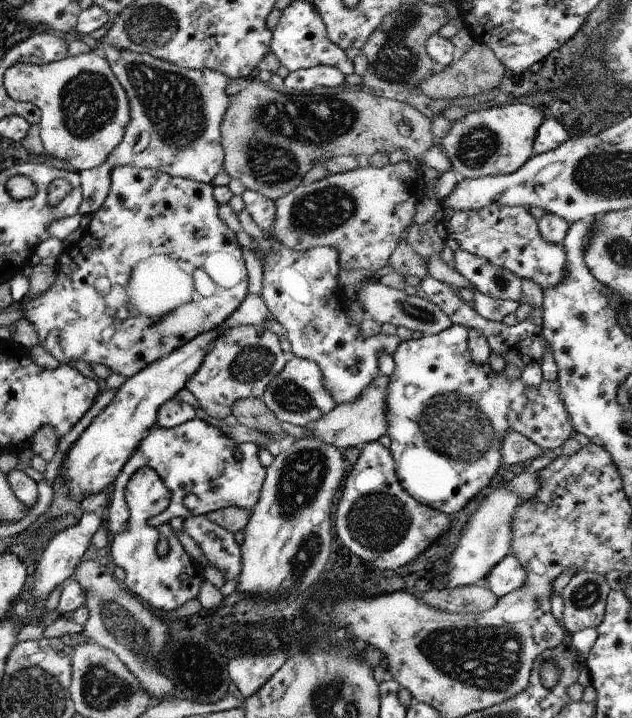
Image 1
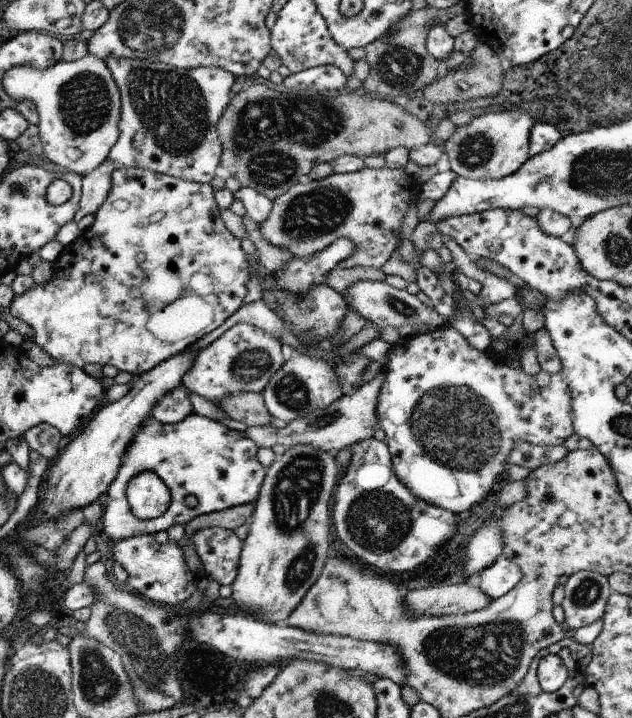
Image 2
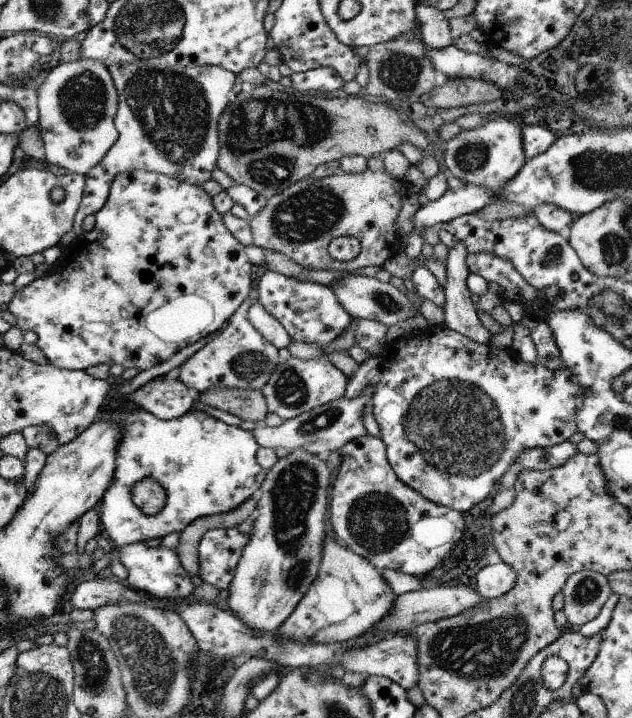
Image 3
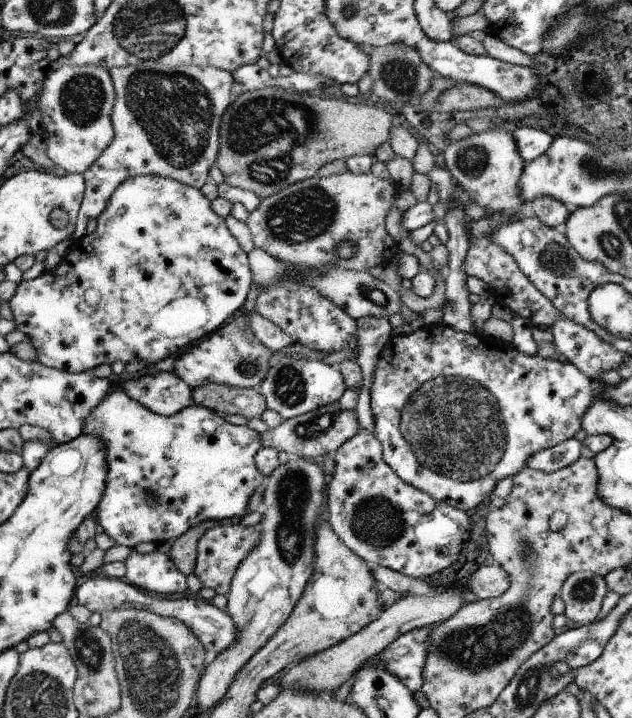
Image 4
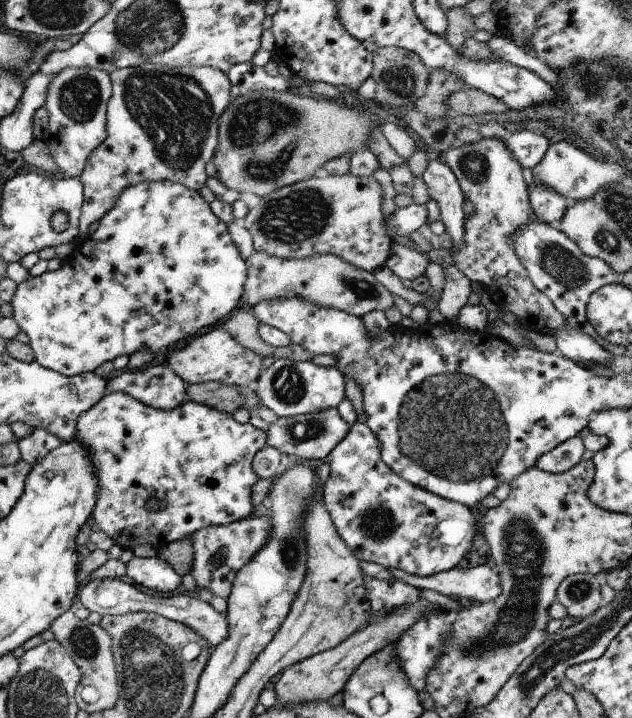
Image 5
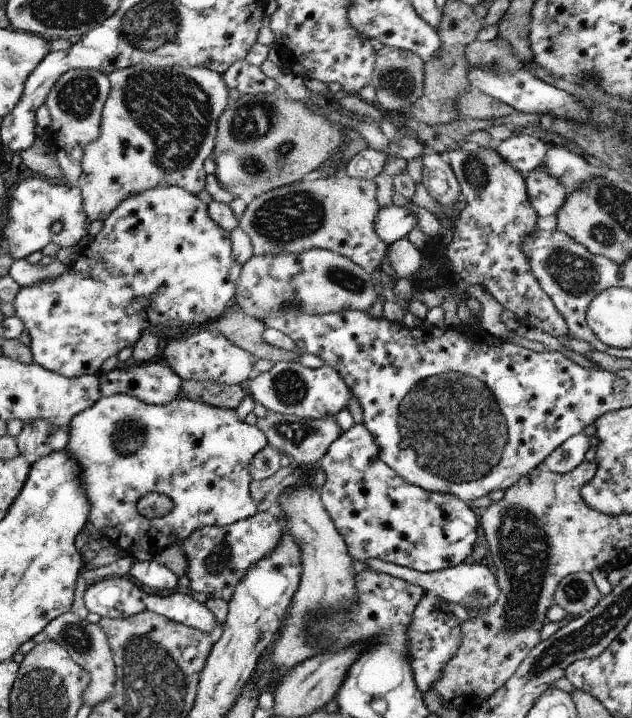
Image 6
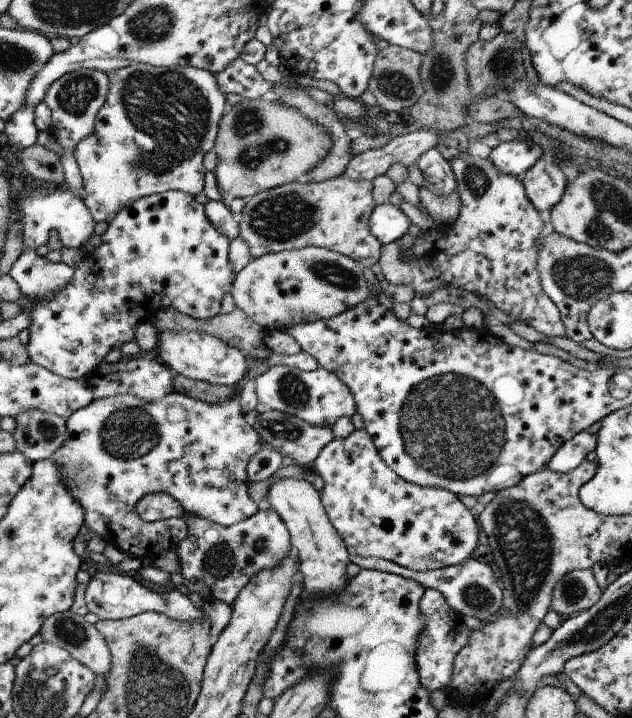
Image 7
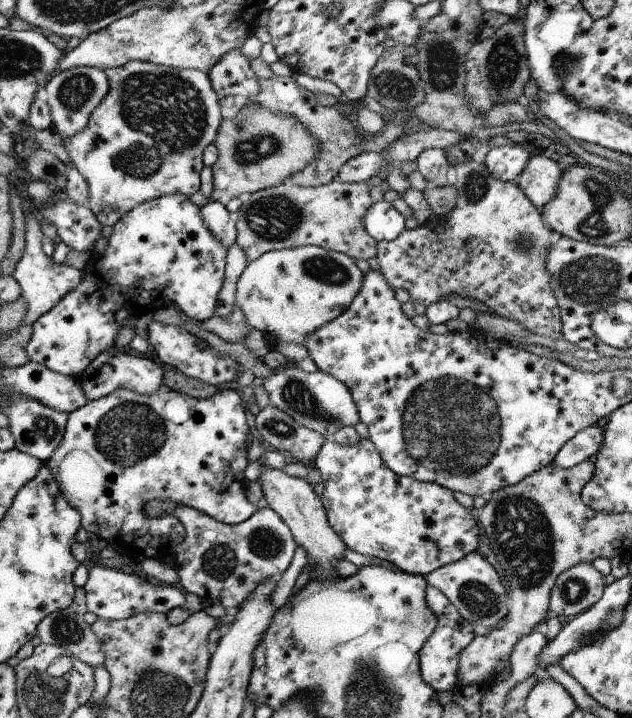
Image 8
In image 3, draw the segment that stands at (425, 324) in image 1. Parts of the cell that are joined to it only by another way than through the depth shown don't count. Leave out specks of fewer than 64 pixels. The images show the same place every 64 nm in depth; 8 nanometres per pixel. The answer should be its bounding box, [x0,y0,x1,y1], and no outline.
[328,274,420,326]

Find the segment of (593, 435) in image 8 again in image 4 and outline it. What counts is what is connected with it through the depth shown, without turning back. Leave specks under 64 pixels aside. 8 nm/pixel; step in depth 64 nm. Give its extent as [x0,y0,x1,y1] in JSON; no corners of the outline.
[528,438,583,473]

